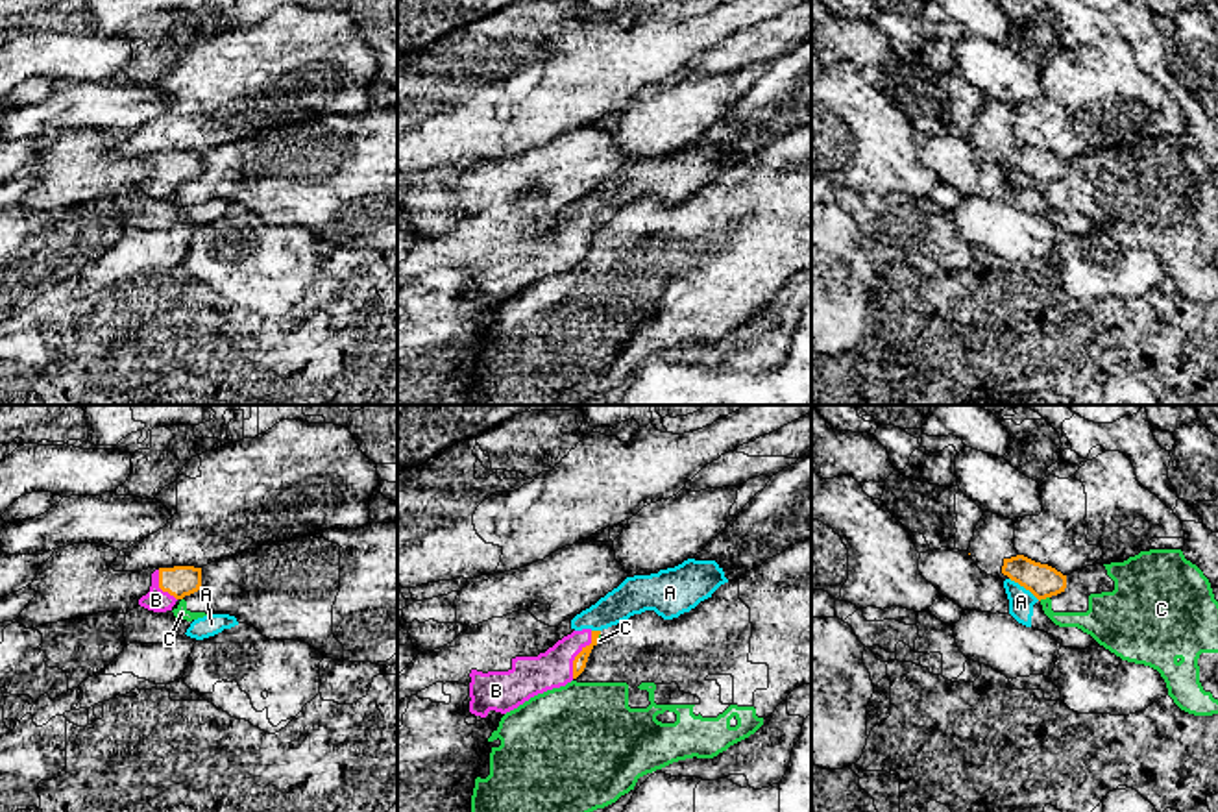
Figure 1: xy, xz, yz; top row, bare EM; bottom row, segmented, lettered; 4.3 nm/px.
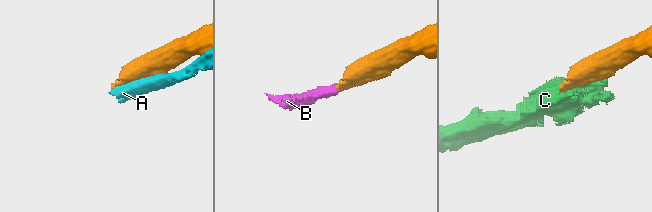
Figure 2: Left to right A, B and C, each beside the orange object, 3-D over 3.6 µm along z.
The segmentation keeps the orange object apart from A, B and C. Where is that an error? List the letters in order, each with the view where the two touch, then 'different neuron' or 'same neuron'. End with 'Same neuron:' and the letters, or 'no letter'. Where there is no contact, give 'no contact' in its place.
A: yz | different neuron
B: xz | same neuron
C: yz | different neuron
Same neuron: B

